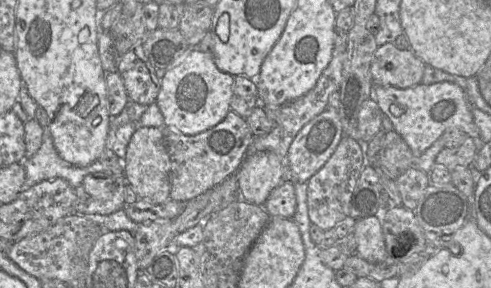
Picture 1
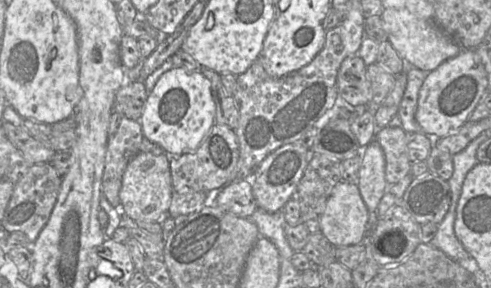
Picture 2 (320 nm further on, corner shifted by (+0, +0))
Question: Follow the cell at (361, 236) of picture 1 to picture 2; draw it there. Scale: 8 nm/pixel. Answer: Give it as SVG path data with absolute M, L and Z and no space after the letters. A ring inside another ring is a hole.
M340 181L320 216L321 233L335 247L361 244L368 219L369 211L358 186Z

